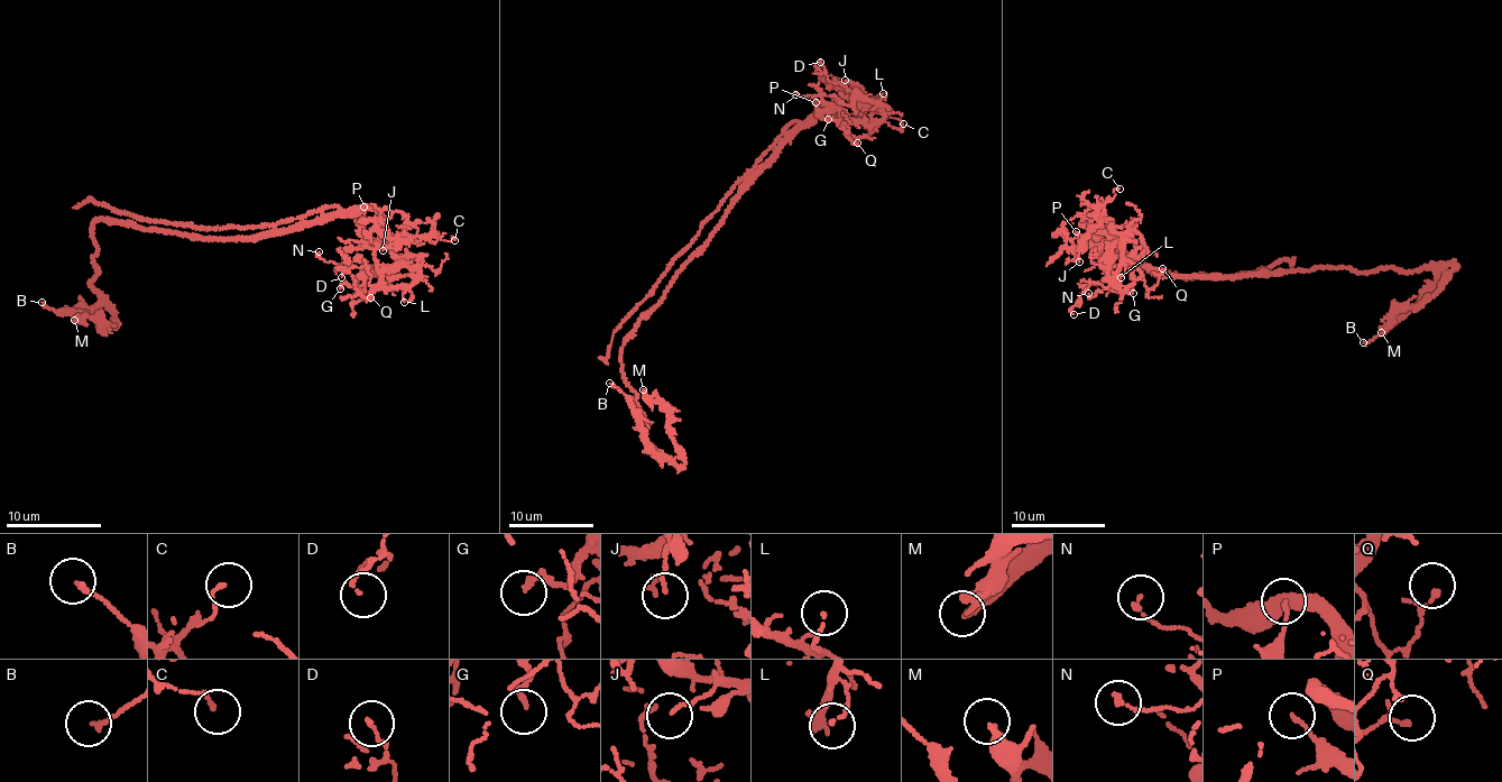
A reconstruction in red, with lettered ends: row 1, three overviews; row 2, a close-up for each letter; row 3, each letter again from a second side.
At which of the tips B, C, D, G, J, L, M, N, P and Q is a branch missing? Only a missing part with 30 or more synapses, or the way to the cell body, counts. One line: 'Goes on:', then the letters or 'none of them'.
Goes on: none of them

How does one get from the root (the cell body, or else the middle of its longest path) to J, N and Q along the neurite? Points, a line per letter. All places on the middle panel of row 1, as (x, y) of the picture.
J: (703, 245), (744, 183), (771, 157), (779, 143), (828, 108), (853, 119), (863, 110), (863, 94), (845, 80)
N: (703, 245), (773, 149), (827, 109), (839, 119), (819, 113), (826, 107), (820, 94), (795, 94)
Q: (703, 245), (773, 149), (827, 109), (839, 119), (829, 106), (840, 102), (851, 118), (841, 128), (857, 143)

